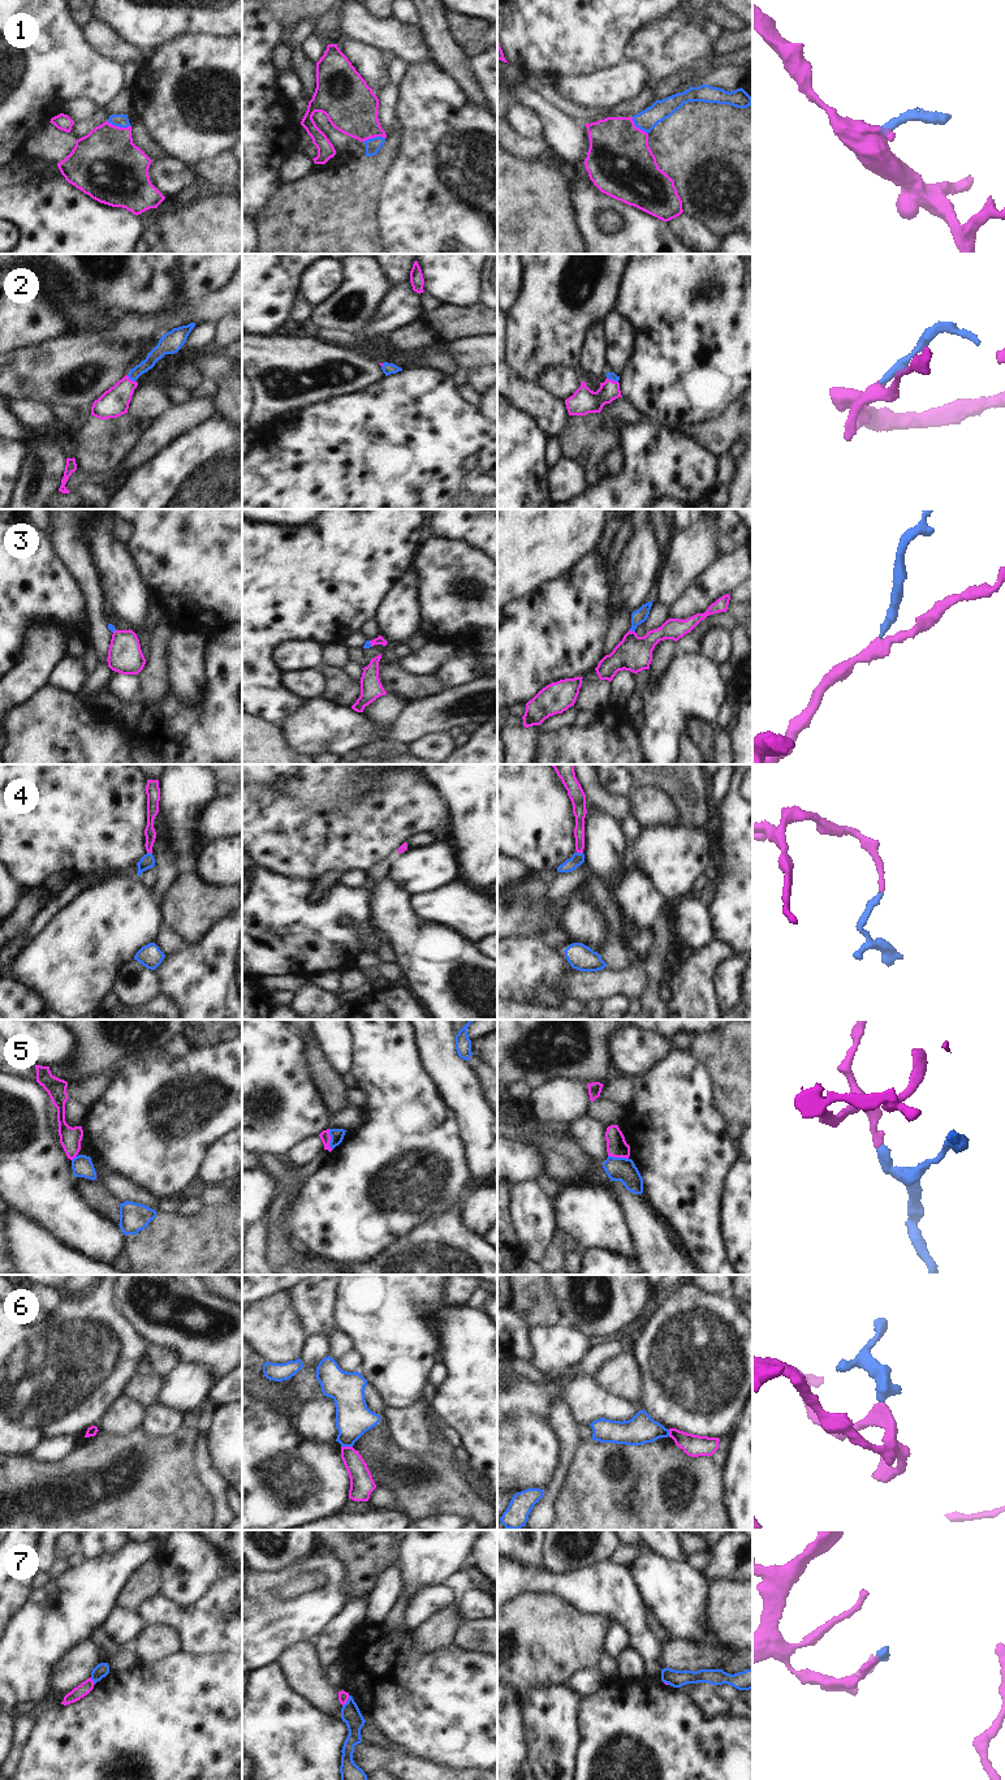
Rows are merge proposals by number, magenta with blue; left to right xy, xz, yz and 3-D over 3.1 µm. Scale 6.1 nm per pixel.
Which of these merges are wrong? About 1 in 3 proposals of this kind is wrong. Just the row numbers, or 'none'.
5, 6, 7

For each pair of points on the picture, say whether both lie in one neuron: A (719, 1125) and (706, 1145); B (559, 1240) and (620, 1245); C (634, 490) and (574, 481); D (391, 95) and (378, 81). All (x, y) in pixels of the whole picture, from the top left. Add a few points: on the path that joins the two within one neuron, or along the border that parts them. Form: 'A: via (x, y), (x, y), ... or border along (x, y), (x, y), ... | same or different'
A: via (714, 1130), (706, 1140) | same
B: border along (557, 1227), (573, 1238), (583, 1251) | different
C: border along (587, 485), (577, 495) | different
D: border along (387, 67), (387, 83), (380, 90) | different

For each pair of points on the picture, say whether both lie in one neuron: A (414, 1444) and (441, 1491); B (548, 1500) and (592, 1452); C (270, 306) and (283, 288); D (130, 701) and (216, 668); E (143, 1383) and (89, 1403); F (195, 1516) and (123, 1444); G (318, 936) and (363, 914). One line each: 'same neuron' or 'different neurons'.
A: different neurons
B: different neurons
C: same neuron
D: different neurons
E: different neurons
F: same neuron
G: same neuron

